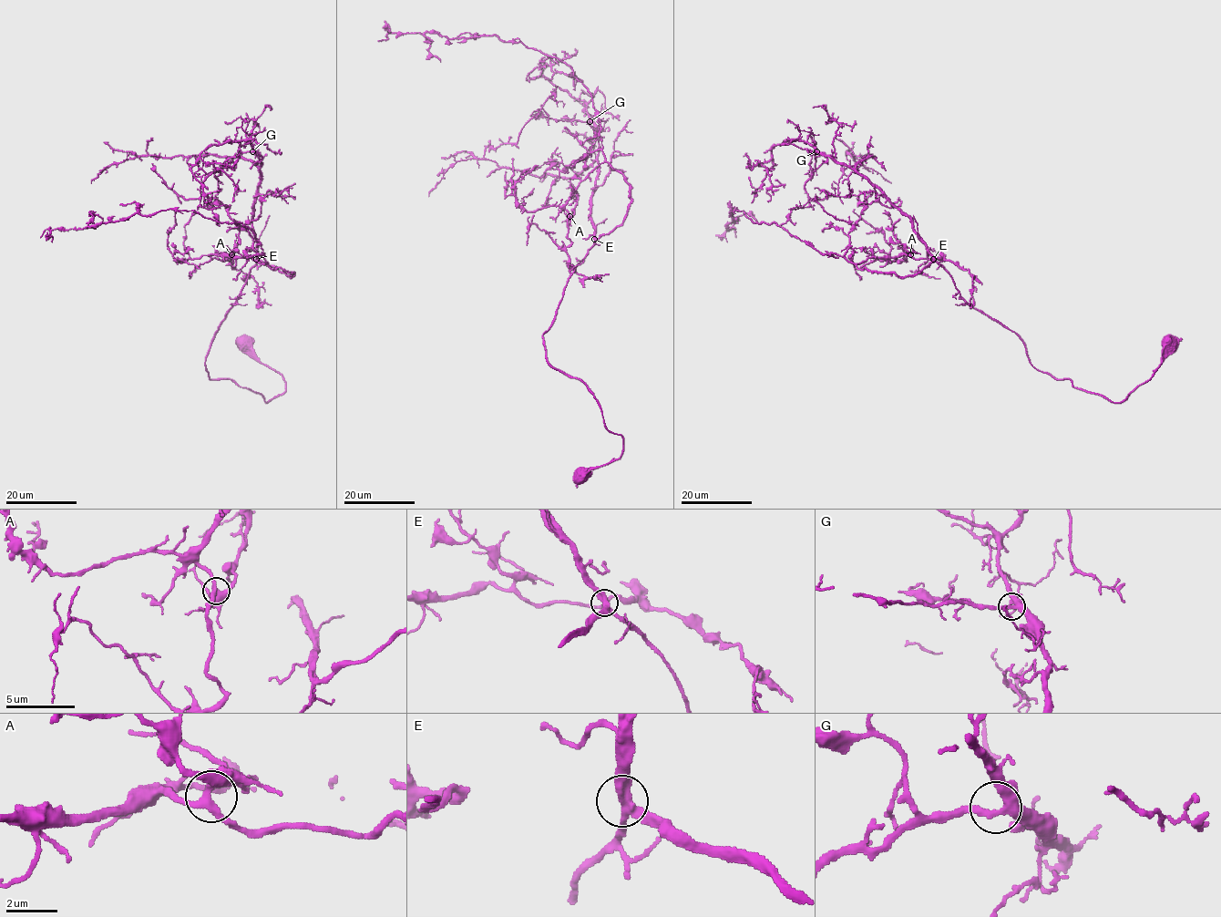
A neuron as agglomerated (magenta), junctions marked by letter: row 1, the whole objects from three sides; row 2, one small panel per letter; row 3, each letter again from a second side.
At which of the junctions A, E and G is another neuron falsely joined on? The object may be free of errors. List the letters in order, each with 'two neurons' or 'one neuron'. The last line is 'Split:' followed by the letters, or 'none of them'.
A: one neuron
E: one neuron
G: one neuron
Split: none of them

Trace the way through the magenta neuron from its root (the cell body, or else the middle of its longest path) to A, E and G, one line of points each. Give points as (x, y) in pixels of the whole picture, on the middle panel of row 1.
A: (583, 473), (622, 437), (543, 335), (631, 186), (601, 162), (569, 216)
E: (583, 473), (618, 459), (622, 437), (607, 428), (593, 393), (548, 362), (543, 335), (594, 239)
G: (583, 473), (618, 459), (622, 437), (548, 362), (543, 335), (594, 242), (589, 121)

